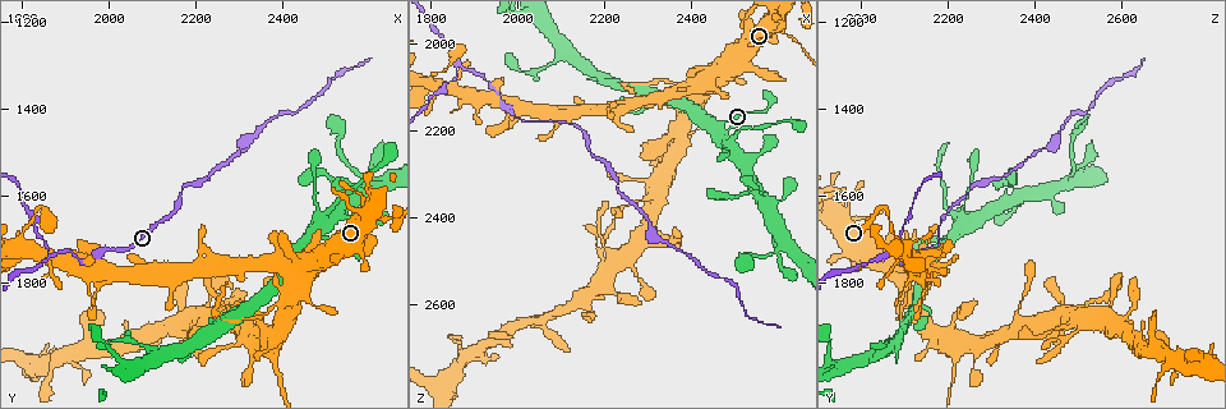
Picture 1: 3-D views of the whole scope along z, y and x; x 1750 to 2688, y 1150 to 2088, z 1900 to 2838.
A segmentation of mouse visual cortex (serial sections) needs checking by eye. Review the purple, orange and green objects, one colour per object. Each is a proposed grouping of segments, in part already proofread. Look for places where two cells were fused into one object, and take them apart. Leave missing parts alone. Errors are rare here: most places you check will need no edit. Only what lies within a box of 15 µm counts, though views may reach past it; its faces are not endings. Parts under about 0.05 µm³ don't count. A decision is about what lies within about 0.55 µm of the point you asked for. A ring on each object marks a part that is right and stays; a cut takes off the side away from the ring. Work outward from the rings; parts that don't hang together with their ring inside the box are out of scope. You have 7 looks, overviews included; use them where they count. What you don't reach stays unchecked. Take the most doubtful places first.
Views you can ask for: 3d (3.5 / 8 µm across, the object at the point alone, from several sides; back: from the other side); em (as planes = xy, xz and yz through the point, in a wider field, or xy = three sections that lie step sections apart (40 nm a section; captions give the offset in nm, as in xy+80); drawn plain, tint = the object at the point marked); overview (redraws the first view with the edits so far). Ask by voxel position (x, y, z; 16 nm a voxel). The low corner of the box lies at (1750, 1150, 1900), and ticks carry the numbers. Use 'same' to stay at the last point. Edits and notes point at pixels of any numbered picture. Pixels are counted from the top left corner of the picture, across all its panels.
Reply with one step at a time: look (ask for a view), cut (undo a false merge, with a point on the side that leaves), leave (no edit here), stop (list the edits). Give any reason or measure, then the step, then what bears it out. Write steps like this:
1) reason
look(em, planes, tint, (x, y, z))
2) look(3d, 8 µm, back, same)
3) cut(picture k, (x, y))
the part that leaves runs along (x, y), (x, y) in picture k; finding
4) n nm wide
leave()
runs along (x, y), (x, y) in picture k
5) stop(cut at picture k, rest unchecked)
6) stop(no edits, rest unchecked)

three-way junction
look(3d, 3.5 µm, (1870, 1735, 2050))

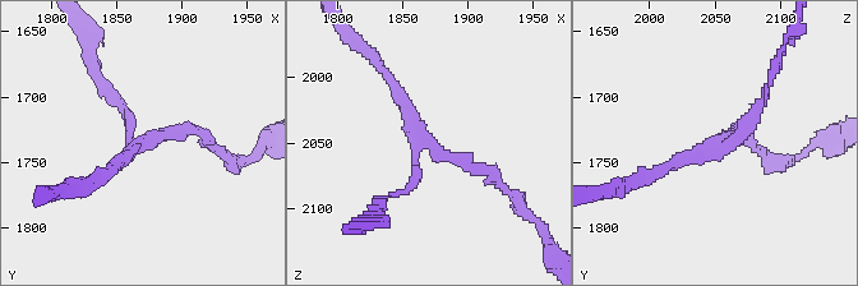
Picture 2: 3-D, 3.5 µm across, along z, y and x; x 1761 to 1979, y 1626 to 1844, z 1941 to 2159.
3 arms; arms of 150, 150, 150 nm
leave()
runs along (493, 174), (423, 141), (387, 75) in picture 2; one cell here

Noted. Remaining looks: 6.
arms part here
look(3d, 8 µm, (2405, 1850, 2115))

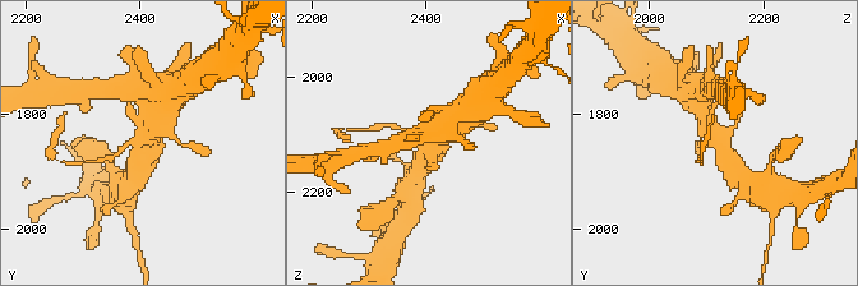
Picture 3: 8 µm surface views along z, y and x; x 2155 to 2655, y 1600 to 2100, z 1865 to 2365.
need the tissue
look(em, xy, step 2, tint, (2400, 1850, 2120))

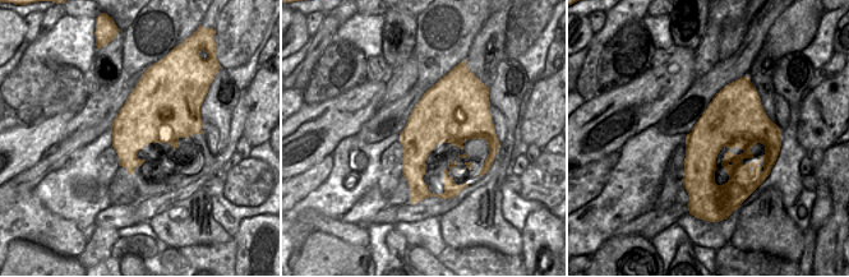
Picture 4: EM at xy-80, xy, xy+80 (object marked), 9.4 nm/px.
leave()
runs along (704, 110), (736, 170) in picture 3; all the same cell

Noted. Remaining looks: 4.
look(3d, 3.5 µm, (2110, 1975, 2010))

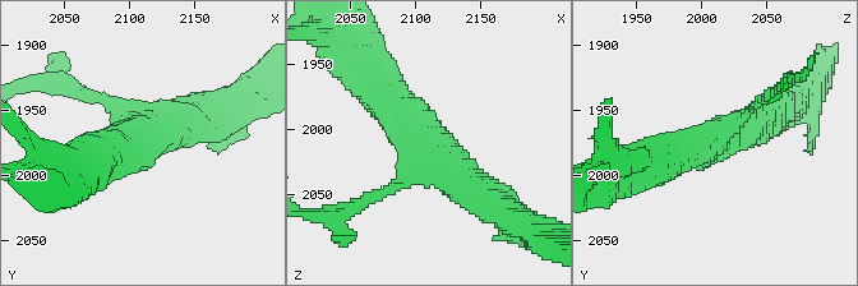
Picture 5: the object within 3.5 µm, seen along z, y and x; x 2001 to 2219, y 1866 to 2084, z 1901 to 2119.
3 arms; arms of 150, 400, 500 nm
look(em, xy, step 5, tint, (2110, 1974, 2012))

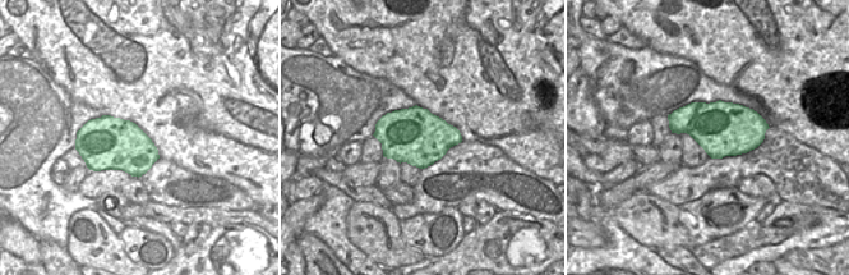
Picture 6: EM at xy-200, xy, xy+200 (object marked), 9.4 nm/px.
leave()
runs along (489, 203), (398, 118), (376, 86) in picture 5; all the same cell

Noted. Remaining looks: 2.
stop(no edits, rest unchecked)

